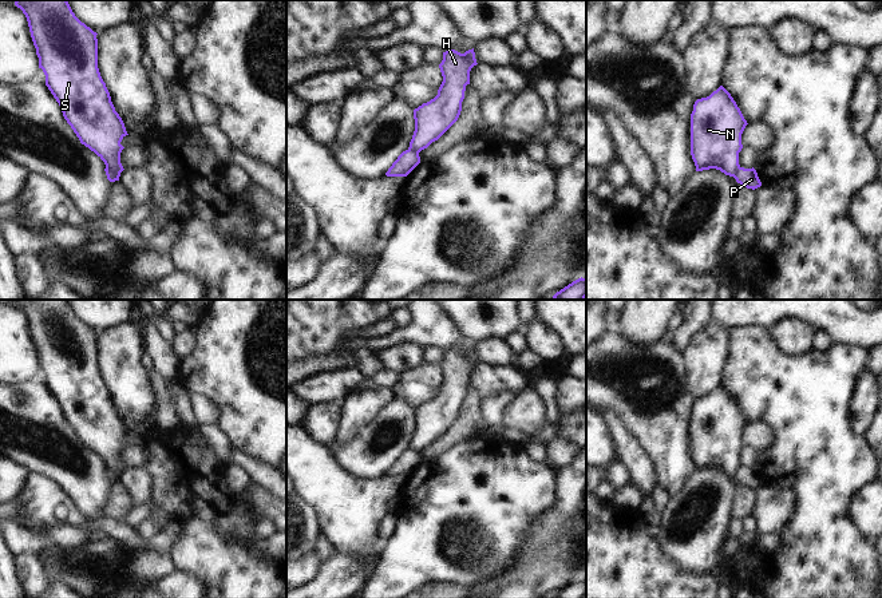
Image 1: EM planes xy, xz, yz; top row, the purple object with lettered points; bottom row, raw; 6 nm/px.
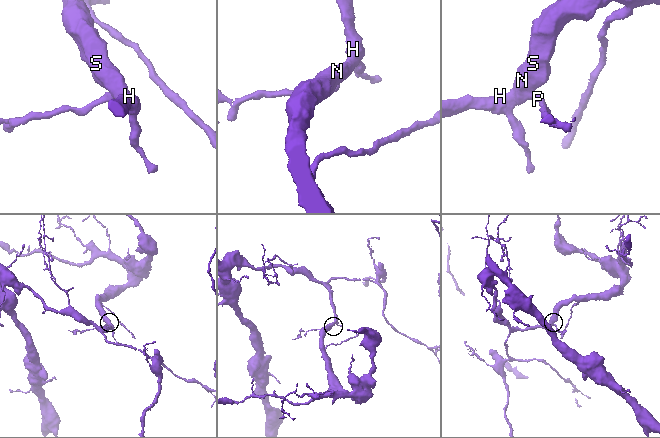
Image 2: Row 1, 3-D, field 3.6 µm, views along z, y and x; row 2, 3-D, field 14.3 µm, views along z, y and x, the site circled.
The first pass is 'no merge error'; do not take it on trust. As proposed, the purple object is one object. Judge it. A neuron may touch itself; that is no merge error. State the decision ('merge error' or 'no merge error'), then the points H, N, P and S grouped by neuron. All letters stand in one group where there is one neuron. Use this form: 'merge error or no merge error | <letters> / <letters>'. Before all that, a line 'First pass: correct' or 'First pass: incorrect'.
First pass: incorrect
merge error | H N S / P

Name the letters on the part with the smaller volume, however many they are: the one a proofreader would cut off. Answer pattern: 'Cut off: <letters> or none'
Cut off: P

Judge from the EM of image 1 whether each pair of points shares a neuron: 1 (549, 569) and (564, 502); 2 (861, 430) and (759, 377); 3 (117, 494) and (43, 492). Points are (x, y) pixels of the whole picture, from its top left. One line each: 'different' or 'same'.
1: same
2: different
3: different

